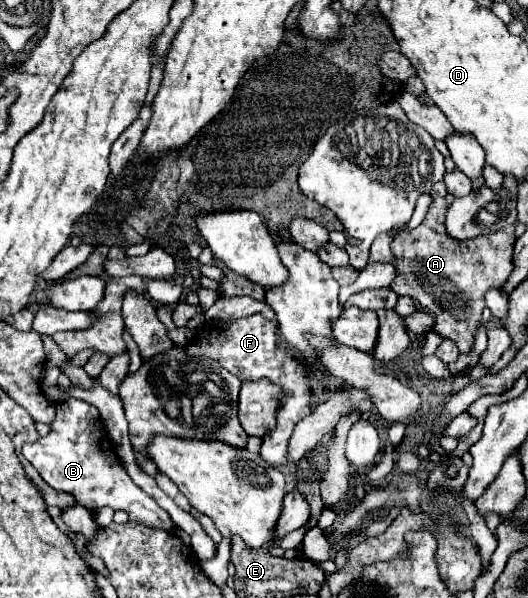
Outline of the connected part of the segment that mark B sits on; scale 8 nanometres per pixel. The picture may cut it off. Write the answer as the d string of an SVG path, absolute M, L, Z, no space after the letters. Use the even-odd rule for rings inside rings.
M77 398L59 402L51 432L33 444L25 444L21 452L51 488L71 492L81 506L89 510L99 510L103 506L125 510L131 522L155 526L157 530L175 530L171 516L129 478L117 454L113 454L115 450L107 438L103 420L99 418L99 410L89 402L79 402Z

